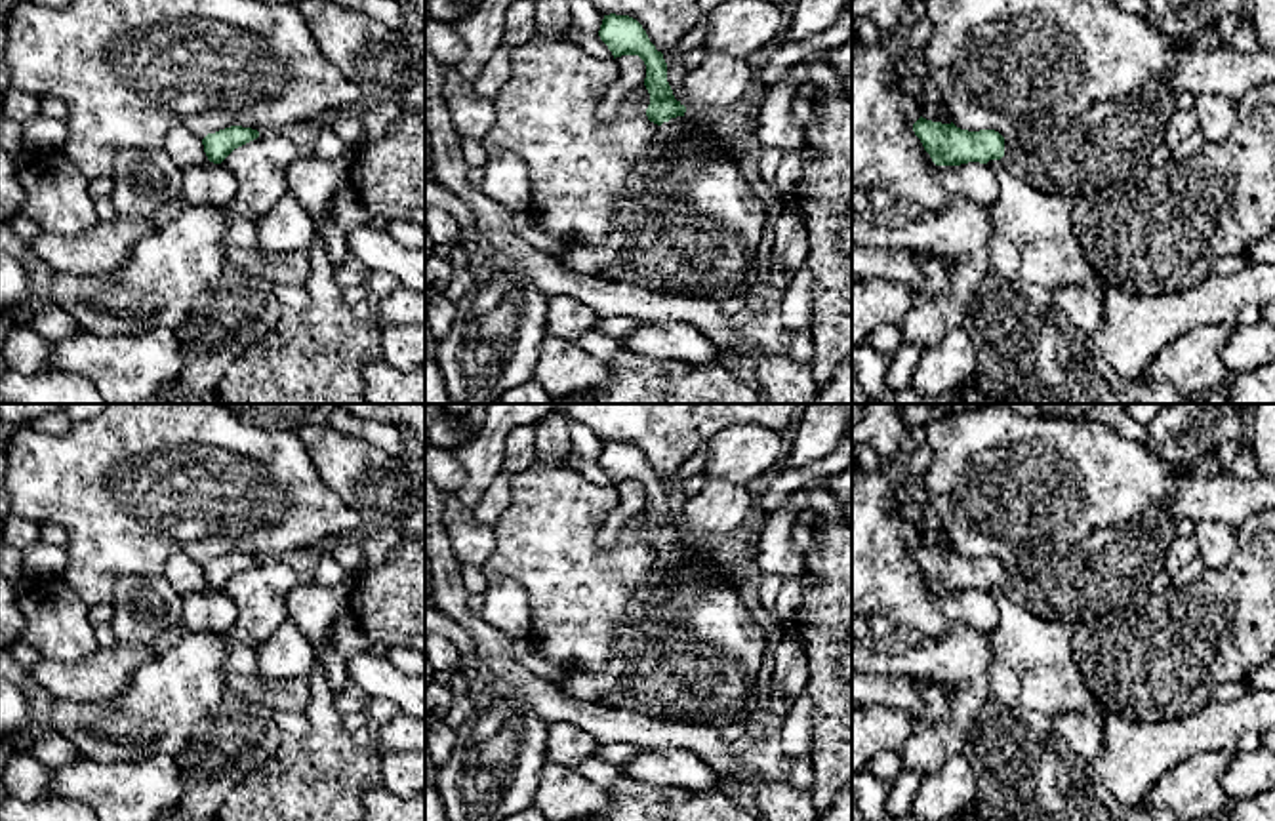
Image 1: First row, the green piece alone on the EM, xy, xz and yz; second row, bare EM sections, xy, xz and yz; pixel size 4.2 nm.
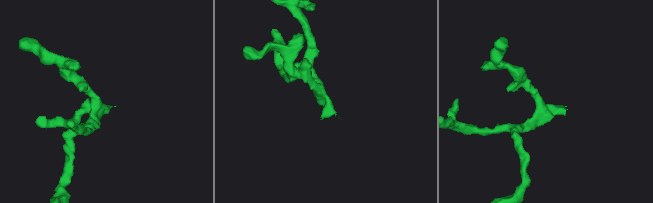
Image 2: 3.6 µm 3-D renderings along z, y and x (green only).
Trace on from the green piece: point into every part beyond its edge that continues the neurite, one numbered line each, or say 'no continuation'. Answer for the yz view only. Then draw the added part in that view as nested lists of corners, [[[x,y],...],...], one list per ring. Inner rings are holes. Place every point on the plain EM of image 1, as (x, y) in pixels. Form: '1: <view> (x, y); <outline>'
1: yz (1096, 576); [[[1151,507],[1136,520],[1098,530],[1073,547],[1050,547],[1022,562],[1004,564],[1001,589],[1014,604],[1046,621],[1073,627],[1083,621],[1096,621],[1130,604],[1132,594],[1164,570],[1164,554],[1176,539],[1174,524],[1176,518],[1166,509]]]

